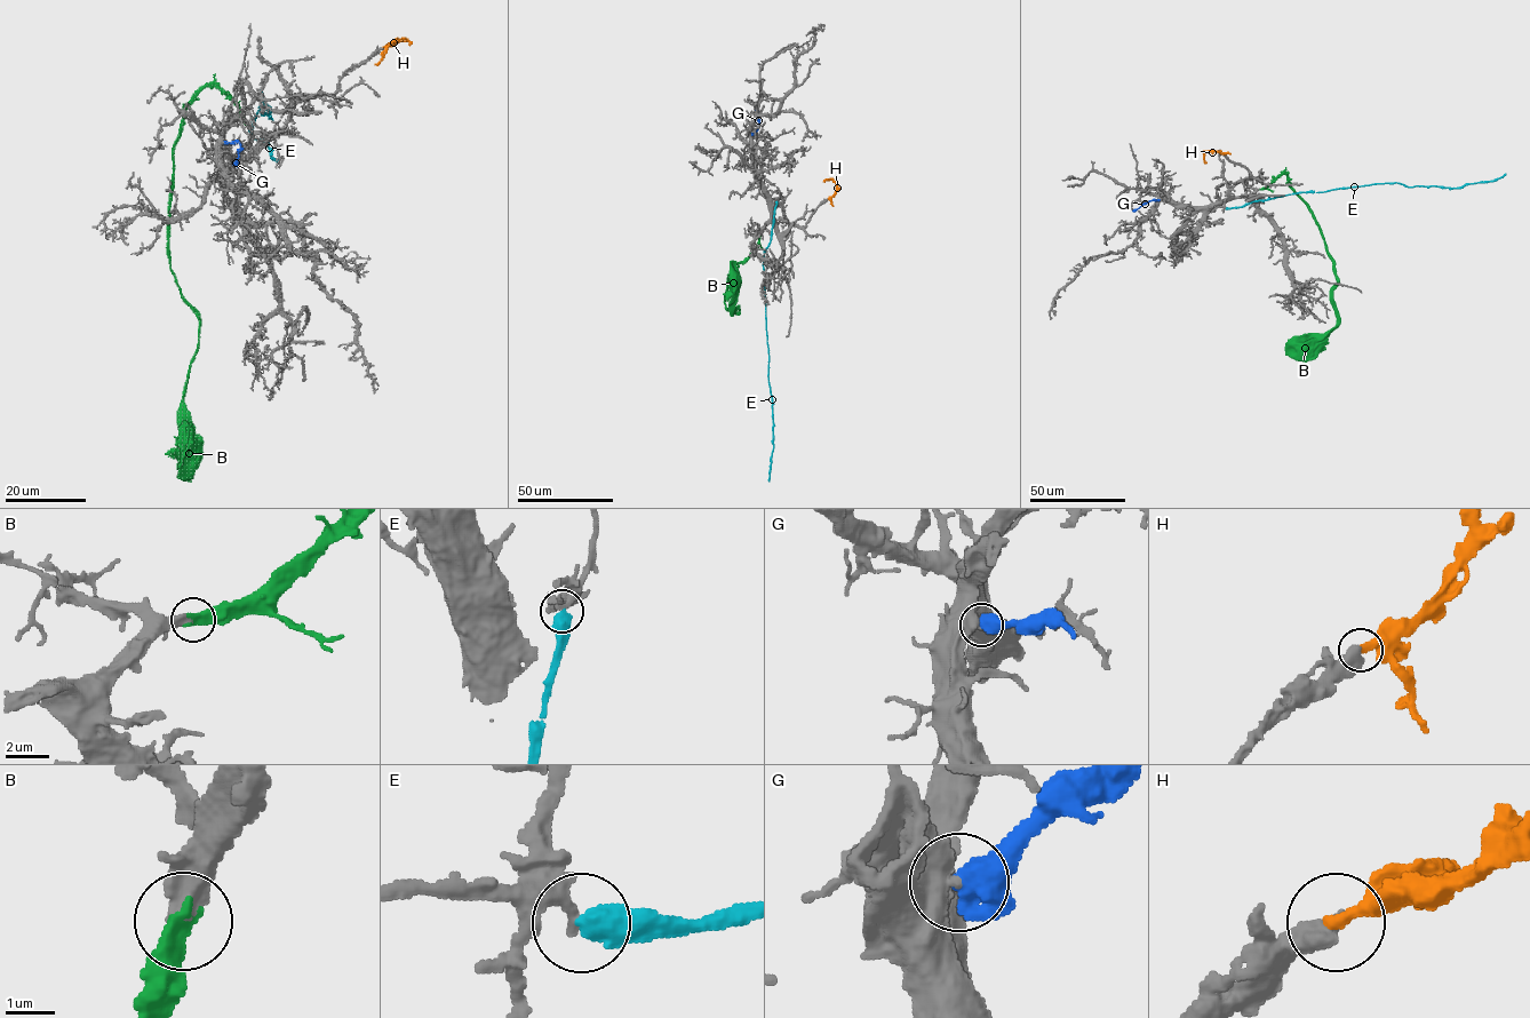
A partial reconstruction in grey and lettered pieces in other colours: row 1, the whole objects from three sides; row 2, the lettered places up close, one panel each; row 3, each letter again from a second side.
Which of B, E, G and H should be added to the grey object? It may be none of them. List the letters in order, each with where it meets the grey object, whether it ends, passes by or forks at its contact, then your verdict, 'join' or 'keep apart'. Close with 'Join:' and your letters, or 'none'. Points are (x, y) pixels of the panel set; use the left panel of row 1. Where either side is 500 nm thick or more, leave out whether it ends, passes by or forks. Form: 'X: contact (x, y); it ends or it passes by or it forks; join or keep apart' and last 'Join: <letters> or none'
B: contact (244, 119); it ends; join
E: contact (277, 159); keep apart
G: contact (223, 143); keep apart
H: contact (383, 47); join
Join: B, H

